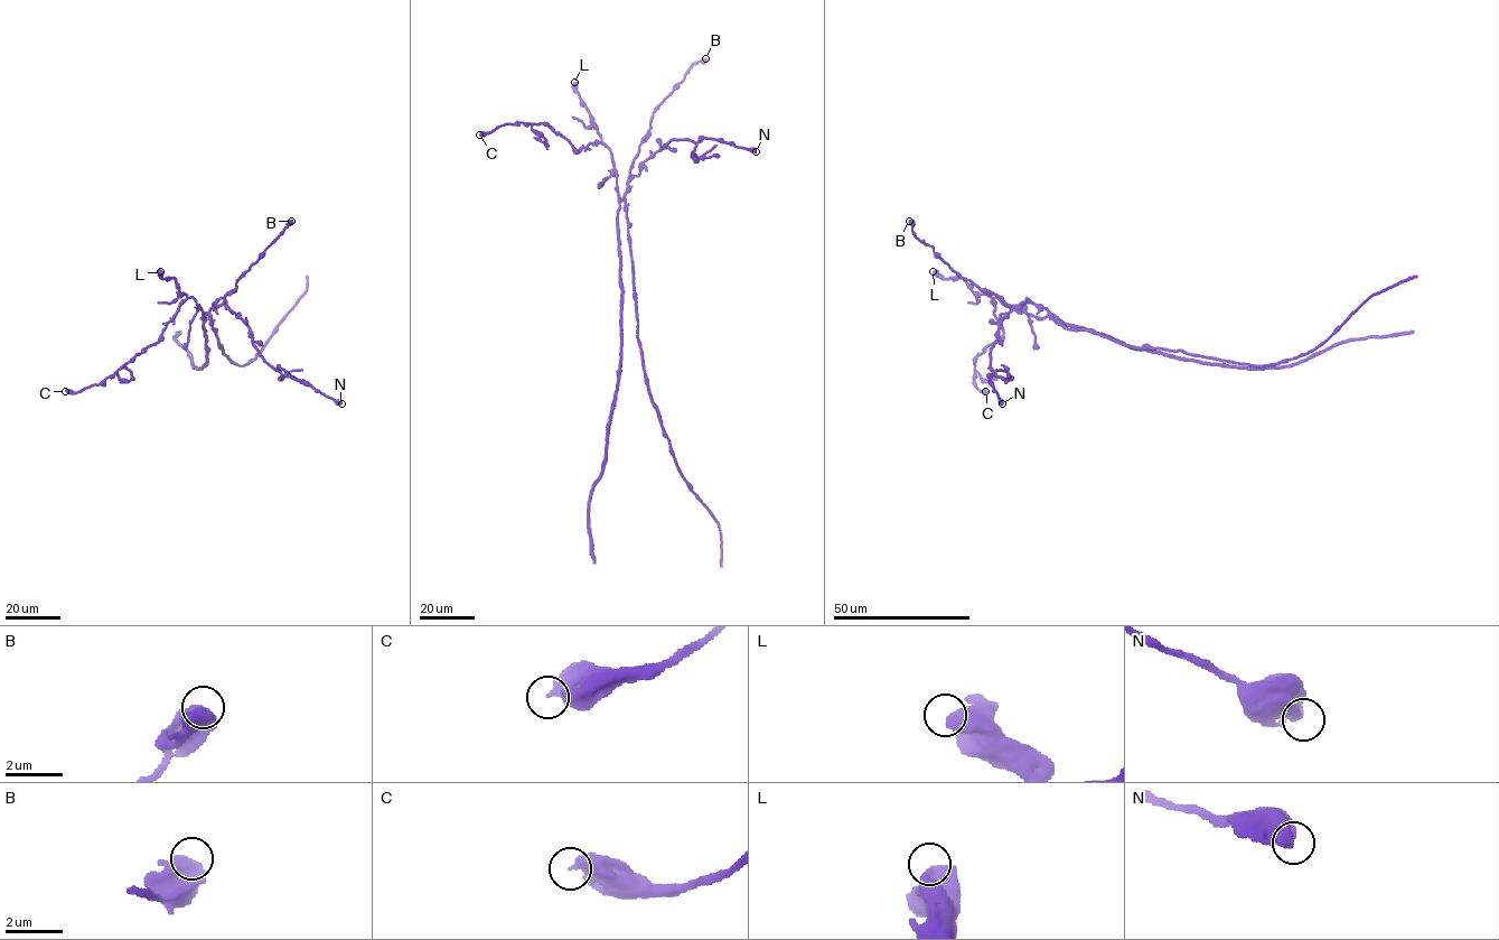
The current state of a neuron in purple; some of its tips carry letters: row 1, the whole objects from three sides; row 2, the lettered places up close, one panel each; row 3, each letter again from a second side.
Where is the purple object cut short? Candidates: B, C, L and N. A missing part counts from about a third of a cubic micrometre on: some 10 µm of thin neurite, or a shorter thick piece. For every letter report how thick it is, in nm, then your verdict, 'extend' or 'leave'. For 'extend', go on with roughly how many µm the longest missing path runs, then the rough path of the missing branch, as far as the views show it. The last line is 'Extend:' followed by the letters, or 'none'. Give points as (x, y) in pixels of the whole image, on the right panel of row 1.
B: 700 nm | leave
C: 550 nm | extend | 7 µm
L: 650 nm | leave
N: 600 nm | leave
Extend: C

